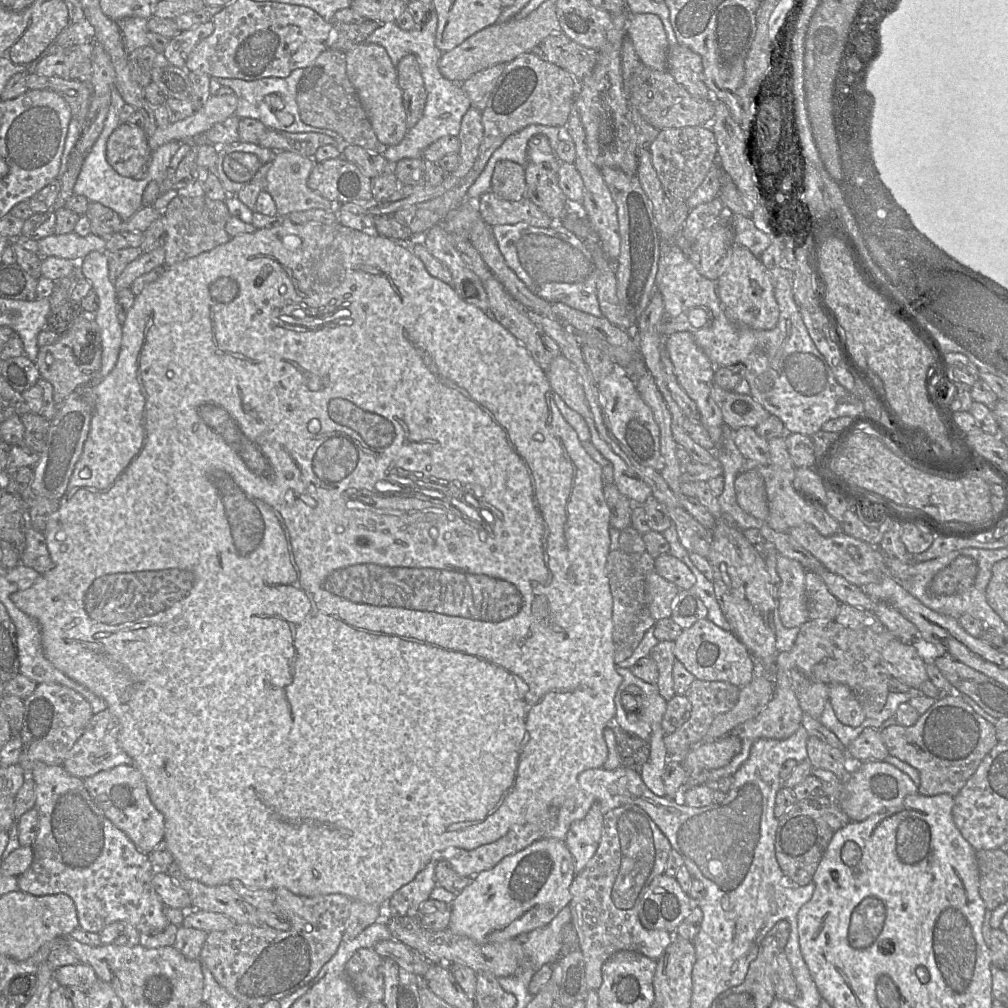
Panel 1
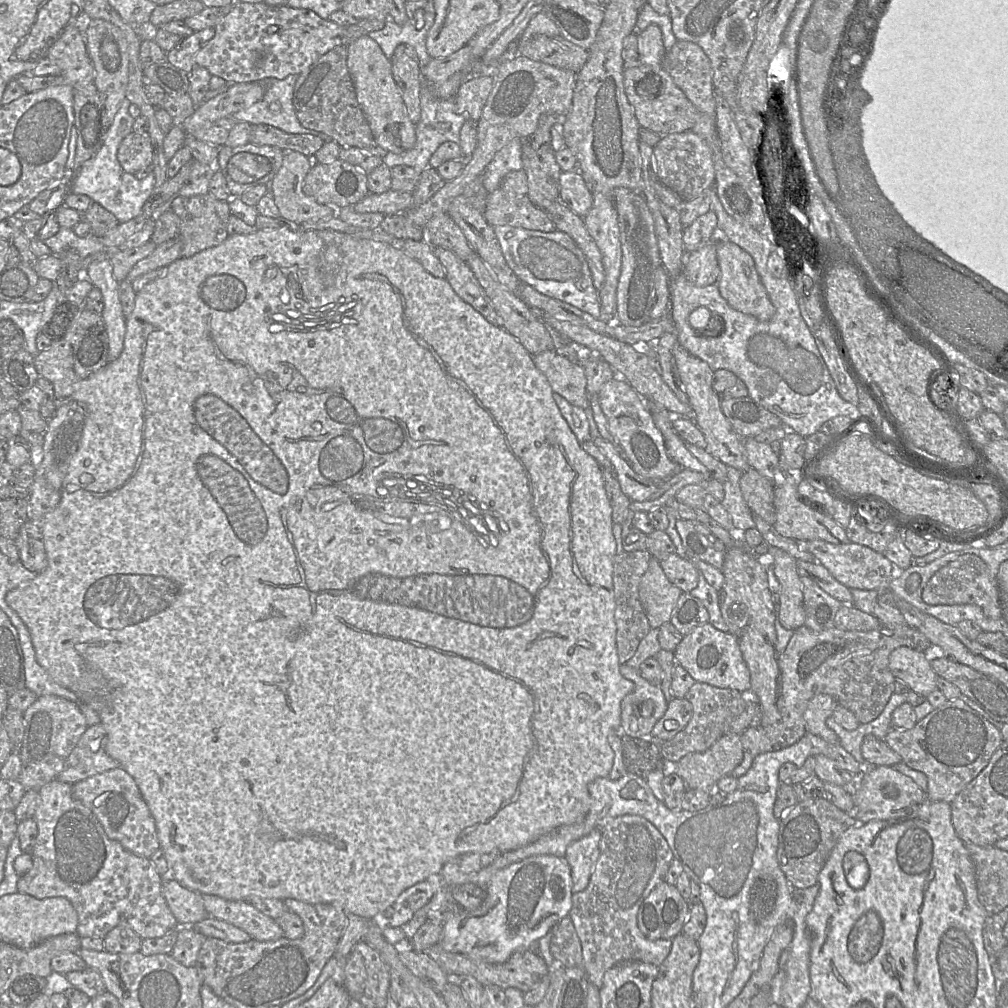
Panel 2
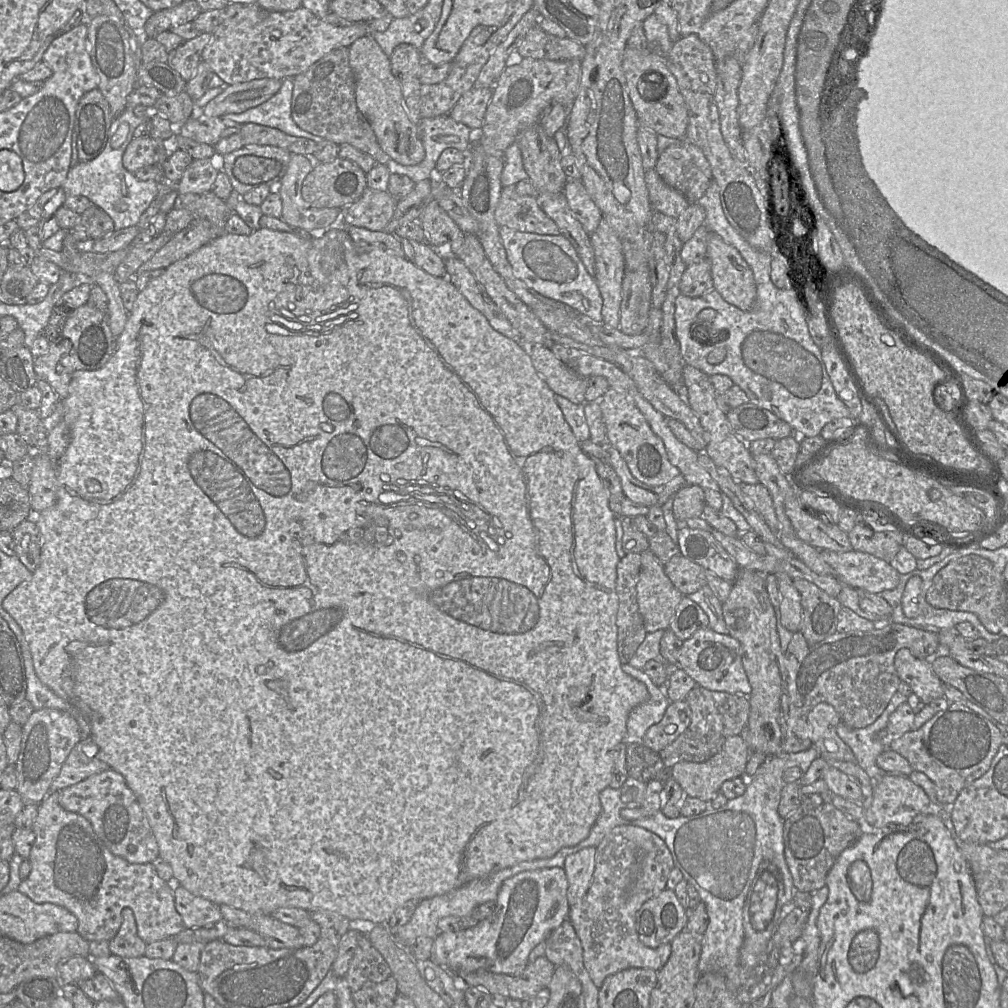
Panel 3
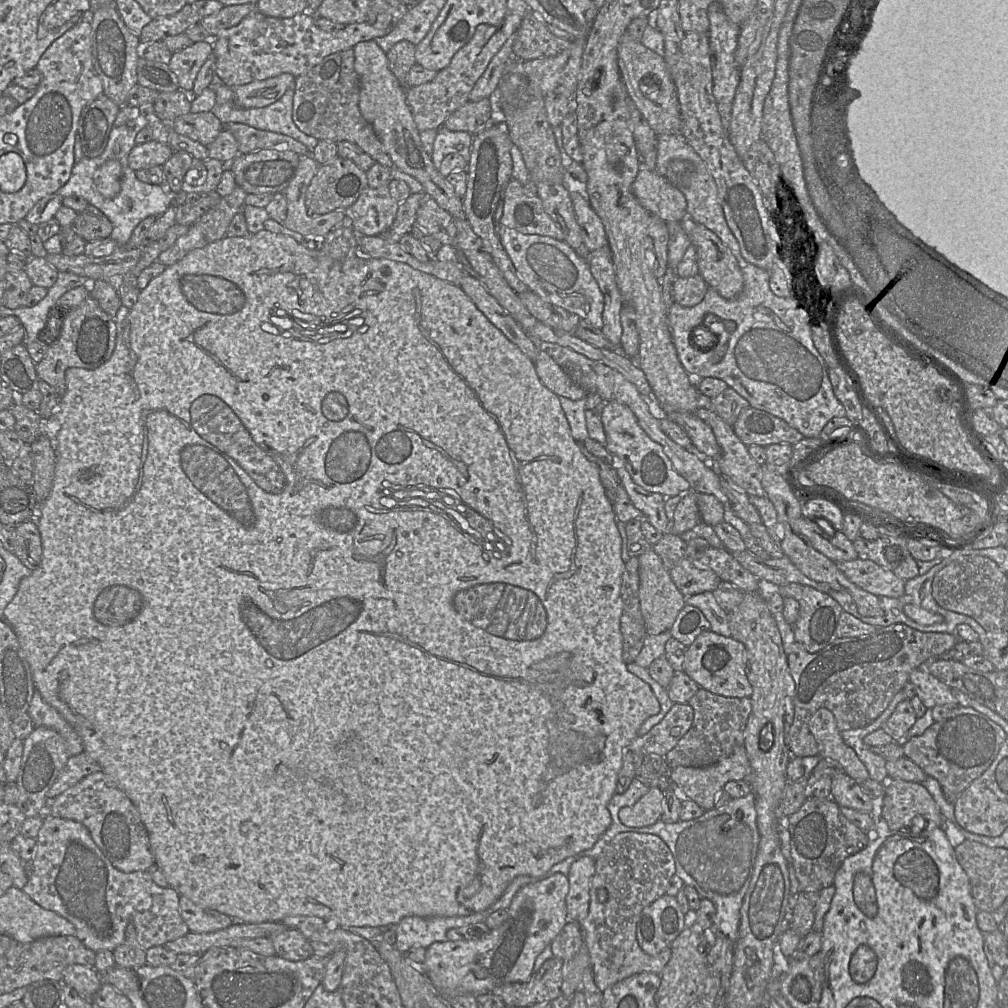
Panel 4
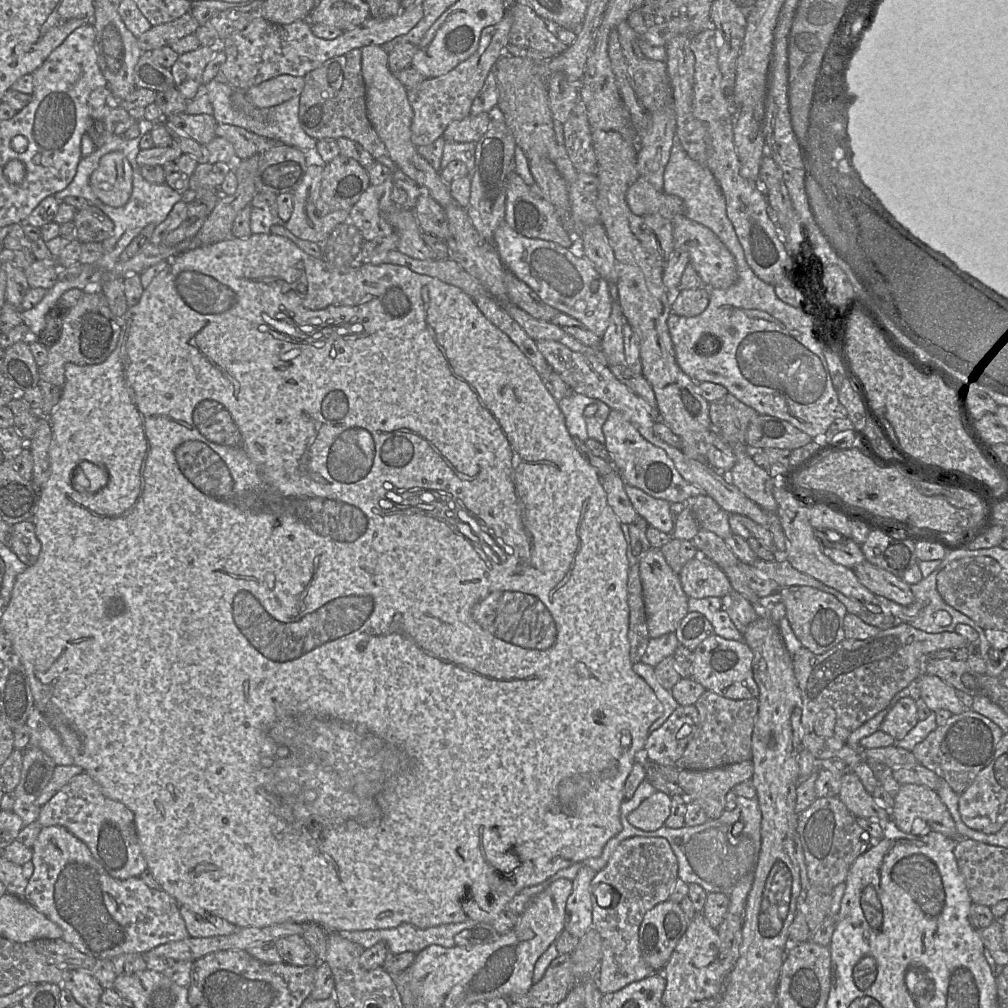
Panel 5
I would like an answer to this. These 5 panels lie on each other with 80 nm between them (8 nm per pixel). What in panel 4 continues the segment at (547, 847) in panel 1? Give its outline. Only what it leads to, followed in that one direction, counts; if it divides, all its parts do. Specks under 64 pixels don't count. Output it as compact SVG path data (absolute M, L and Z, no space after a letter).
M555 873L523 886L513 897L507 909L508 917L502 925L490 930L478 940L447 940L432 943L426 948L425 959L420 965L421 970L427 975L442 999L453 998L462 994L477 996L491 993L495 987L503 984L529 981L533 975L537 956L546 946L551 944L567 923L566 896L568 891L569 880L562 873Z

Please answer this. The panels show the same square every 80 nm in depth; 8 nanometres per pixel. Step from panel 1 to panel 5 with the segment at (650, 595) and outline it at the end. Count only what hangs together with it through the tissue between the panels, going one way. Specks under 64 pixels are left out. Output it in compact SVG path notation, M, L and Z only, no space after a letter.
M653 547L639 557L639 569L650 637L657 638L675 632L681 620L689 612L689 597L682 588L679 575L668 565L661 550Z

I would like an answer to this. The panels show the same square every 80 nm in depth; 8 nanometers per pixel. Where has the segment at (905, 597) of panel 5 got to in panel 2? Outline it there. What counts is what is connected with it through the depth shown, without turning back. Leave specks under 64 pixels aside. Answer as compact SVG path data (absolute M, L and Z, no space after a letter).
M819 539L800 543L805 544L805 549L814 555L815 561L822 564L835 579L850 589L886 589L893 579L894 564L883 553L867 546L849 541L833 544Z

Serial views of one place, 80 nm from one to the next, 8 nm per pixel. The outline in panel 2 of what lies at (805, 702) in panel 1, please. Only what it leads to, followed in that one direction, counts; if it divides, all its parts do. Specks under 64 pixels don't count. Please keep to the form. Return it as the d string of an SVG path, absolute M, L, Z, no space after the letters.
M829 694L813 697L804 713L808 733L816 735L830 744L840 744L836 733L827 726L827 719L833 716L837 701Z

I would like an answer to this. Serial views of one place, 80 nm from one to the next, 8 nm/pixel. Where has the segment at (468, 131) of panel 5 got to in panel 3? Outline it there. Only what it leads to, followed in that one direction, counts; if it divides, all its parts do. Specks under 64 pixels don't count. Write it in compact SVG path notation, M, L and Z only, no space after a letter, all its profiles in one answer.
M473 87L460 97L449 115L453 120L468 126L472 131L480 131L484 124L492 91L493 88L490 87Z

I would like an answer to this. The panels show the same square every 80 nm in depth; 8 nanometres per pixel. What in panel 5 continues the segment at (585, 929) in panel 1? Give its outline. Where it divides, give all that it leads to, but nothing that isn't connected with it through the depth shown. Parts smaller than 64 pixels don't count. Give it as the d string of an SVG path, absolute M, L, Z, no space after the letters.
M633 836L623 840L607 865L590 882L592 928L602 939L602 958L592 975L602 994L616 992L656 972L643 960L639 948L639 927L645 913L669 899L678 879L677 858L663 837Z

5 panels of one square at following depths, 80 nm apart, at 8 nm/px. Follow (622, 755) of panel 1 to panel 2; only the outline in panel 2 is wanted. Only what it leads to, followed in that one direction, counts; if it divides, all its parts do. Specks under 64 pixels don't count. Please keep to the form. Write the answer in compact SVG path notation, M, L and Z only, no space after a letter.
M620 732L624 766L646 780L647 776L656 769L665 767L665 759L660 752L660 746L652 742L652 735L632 737Z

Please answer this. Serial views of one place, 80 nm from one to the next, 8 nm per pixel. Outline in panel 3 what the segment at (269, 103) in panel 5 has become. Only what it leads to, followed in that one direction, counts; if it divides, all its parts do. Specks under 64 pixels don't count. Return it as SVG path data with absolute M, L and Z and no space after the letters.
M264 78L226 85L221 94L209 101L202 109L198 109L198 112L206 117L242 113L270 99L279 91L281 84L280 79Z

